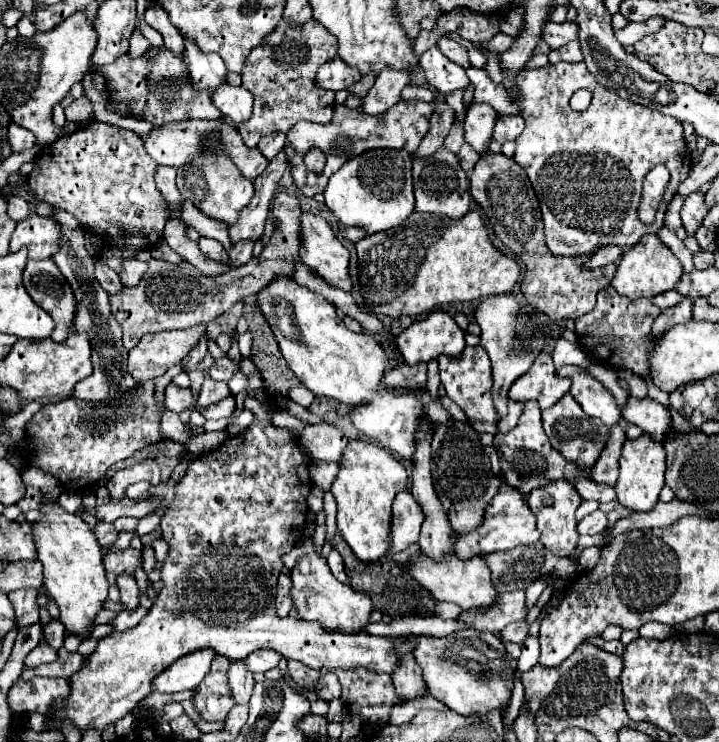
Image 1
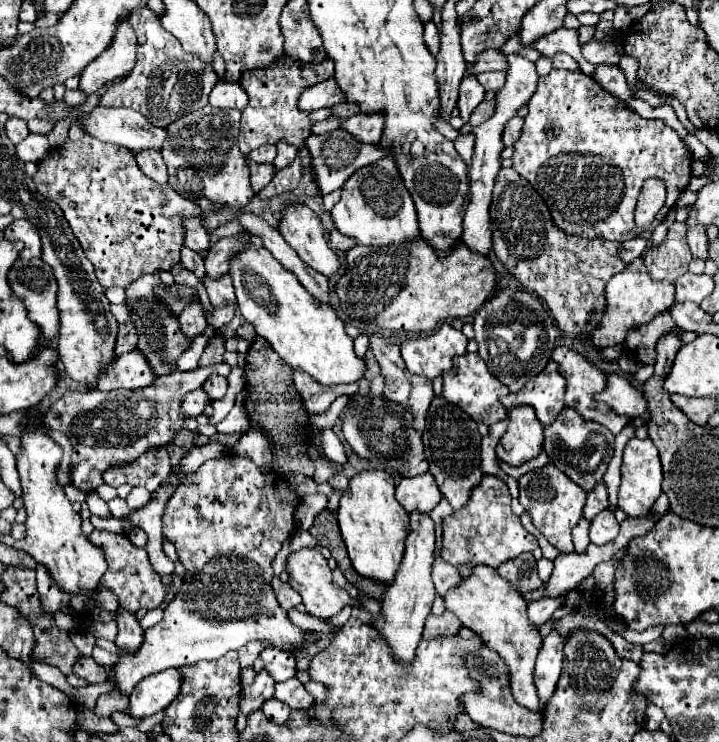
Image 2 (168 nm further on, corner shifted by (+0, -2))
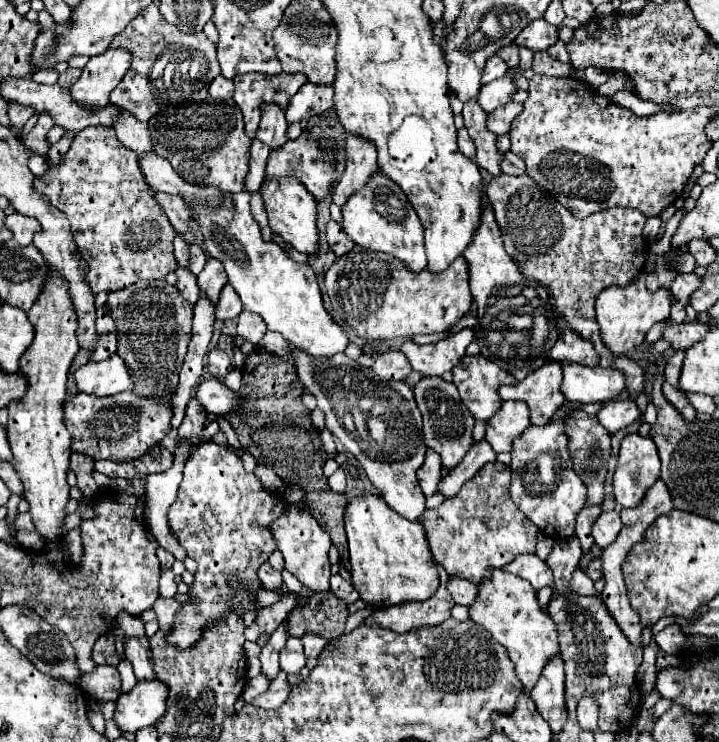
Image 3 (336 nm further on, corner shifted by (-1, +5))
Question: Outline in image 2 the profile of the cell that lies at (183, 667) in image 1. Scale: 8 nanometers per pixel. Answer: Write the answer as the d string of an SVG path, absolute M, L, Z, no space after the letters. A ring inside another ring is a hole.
M166 669L142 679L130 693L130 707L126 709L134 719L146 719L170 705L178 697L182 675L178 669Z

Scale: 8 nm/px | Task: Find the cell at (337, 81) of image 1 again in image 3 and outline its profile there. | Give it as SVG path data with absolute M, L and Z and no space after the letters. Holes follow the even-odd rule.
M307 82L299 88L295 98L287 106L287 122L301 122L313 114L321 114L333 106L333 86L331 84L313 84Z

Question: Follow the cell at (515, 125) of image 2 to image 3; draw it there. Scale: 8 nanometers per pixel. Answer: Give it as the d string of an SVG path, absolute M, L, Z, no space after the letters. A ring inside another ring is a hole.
M509 102L507 106L495 110L489 114L489 120L487 120L487 126L489 130L495 134L495 136L503 136L503 134L509 134L511 130L511 122L521 114L523 110L523 104L517 104L517 102Z

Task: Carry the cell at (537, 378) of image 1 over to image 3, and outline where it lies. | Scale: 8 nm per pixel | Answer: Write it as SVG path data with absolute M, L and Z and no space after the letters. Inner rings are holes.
M549 360L545 366L531 372L519 384L501 386L499 396L503 400L527 402L531 410L531 422L535 426L545 426L551 420L551 416L565 404L561 382L563 382L561 364L555 360Z

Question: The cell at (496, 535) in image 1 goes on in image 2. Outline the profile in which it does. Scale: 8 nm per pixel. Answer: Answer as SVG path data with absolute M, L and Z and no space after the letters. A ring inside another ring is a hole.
M484 475L482 485L474 487L466 509L452 511L442 519L442 559L458 569L462 577L470 577L476 565L488 565L496 569L504 561L510 561L522 553L530 553L538 547L534 535L530 535L520 519L510 509L510 493L502 479Z

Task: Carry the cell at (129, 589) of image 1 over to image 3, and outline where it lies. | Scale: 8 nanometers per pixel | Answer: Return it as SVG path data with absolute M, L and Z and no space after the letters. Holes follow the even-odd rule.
M127 636L125 638L125 658L133 664L137 680L153 678L153 666L151 666L151 646L147 636Z

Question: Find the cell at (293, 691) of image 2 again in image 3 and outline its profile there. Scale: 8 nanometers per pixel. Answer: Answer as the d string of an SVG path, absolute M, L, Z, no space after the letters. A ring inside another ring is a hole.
M279 672L279 676L275 678L275 682L271 682L269 690L267 690L265 694L257 696L257 698L253 700L253 704L255 704L255 706L261 706L261 708L265 708L265 710L279 708L283 702L287 702L289 694L291 694L291 686L289 686L289 682L287 682L287 674L281 674L281 672Z

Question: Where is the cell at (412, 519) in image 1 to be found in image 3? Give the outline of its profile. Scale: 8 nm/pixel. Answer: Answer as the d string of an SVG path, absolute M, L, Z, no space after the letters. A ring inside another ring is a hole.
M427 450L427 458L423 466L417 470L417 480L425 496L433 496L437 492L437 484L441 480L441 458L433 450Z

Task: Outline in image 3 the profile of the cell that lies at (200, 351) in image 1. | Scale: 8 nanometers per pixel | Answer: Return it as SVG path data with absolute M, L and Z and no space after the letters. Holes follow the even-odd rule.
M177 268L175 274L177 274L177 278L179 278L175 286L179 288L181 296L183 296L189 304L195 304L197 298L199 298L199 286L197 286L195 274L193 274L189 268Z

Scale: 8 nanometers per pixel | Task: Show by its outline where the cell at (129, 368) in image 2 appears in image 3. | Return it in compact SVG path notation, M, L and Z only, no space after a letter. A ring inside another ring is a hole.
M113 354L101 362L89 362L75 372L75 382L79 392L95 396L113 396L135 386L129 366L119 354Z

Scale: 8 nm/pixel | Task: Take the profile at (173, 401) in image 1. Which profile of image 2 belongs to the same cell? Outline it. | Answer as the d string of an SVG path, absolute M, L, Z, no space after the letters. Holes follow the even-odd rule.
M196 389L196 391L192 391L192 393L188 393L184 397L184 401L182 401L182 413L186 417L198 417L208 407L208 401L210 401L208 393L204 389Z

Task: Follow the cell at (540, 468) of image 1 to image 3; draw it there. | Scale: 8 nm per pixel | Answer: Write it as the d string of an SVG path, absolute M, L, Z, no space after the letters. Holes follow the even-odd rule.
M507 400L503 402L499 414L487 420L485 438L495 454L511 452L513 440L519 438L529 426L531 426L529 406L519 400Z

